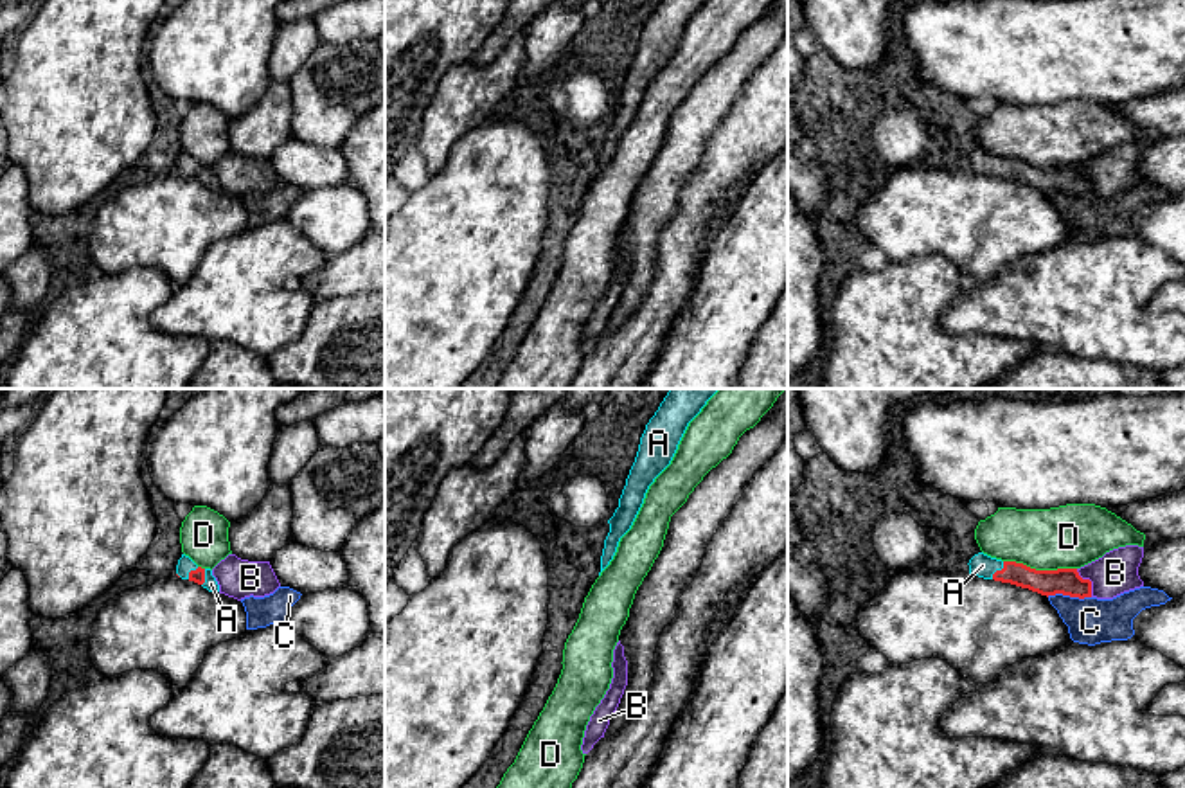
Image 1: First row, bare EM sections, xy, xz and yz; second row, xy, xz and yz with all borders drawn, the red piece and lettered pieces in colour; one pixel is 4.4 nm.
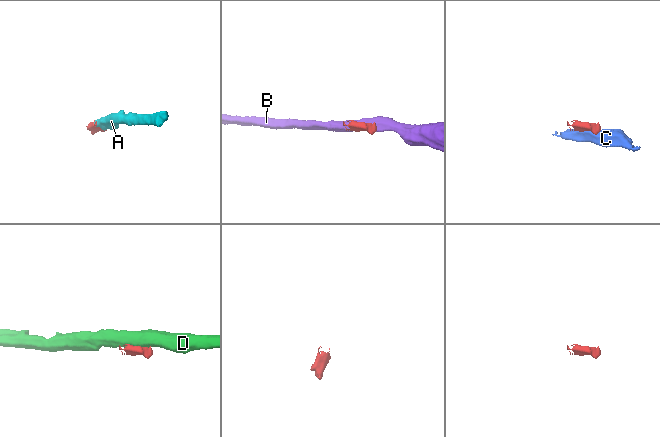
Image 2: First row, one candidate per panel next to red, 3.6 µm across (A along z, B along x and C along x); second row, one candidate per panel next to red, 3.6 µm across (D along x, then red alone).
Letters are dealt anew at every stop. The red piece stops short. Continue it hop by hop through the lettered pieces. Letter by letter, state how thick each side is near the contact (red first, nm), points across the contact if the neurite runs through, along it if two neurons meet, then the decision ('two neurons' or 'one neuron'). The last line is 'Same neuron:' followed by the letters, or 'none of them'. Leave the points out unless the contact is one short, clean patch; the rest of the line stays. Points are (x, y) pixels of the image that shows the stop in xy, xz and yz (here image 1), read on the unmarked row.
A: 110/110 nm | across yz (1047, 180), (998, 168), (982, 162) | one neuron
B: 120/190 nm | two neurons
C: 120/220 nm | along yz (1047, 193), (1090, 195) | two neurons
D: 120/280 nm | along yz (1004, 157), (1015, 157), (1036, 166), (1076, 166) | two neurons
Same neuron: A

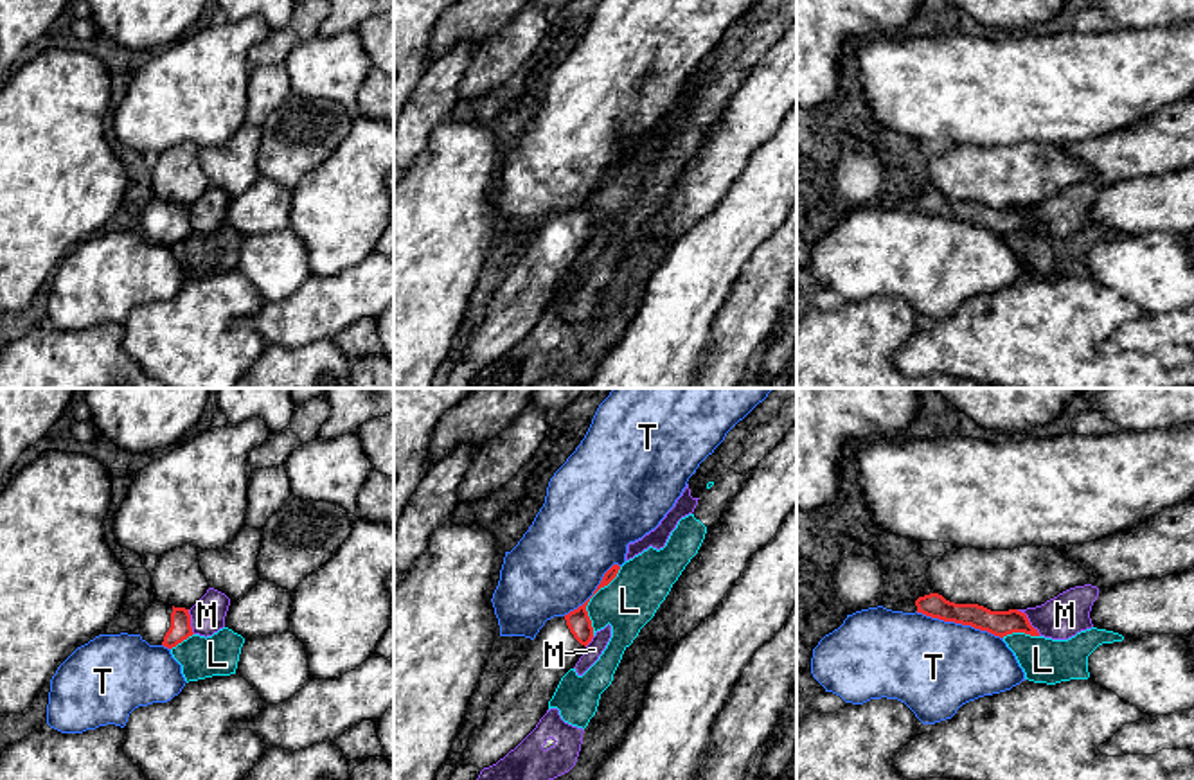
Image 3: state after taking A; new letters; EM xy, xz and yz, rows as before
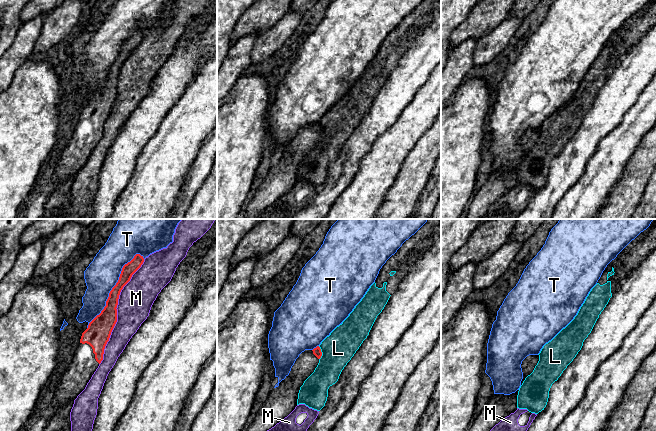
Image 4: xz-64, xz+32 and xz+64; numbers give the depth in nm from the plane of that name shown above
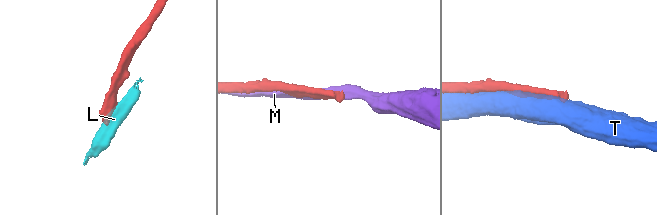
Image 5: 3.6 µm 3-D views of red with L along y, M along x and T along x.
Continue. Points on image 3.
L: 110/240 nm | along xz (621, 164), (587, 203), (592, 232) | two neurons
M: 110/190 nm | two neurons
T: 110/420 nm | two neurons
Same neuron: none of them

